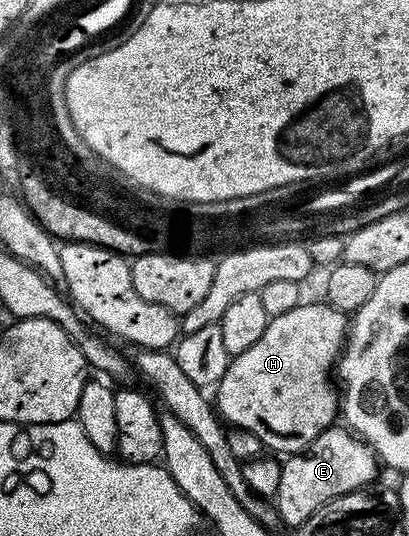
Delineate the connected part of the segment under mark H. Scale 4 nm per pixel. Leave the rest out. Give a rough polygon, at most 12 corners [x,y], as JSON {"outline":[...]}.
{"outline":[[347,316],[272,317],[215,386],[226,425],[301,453],[339,416]]}

